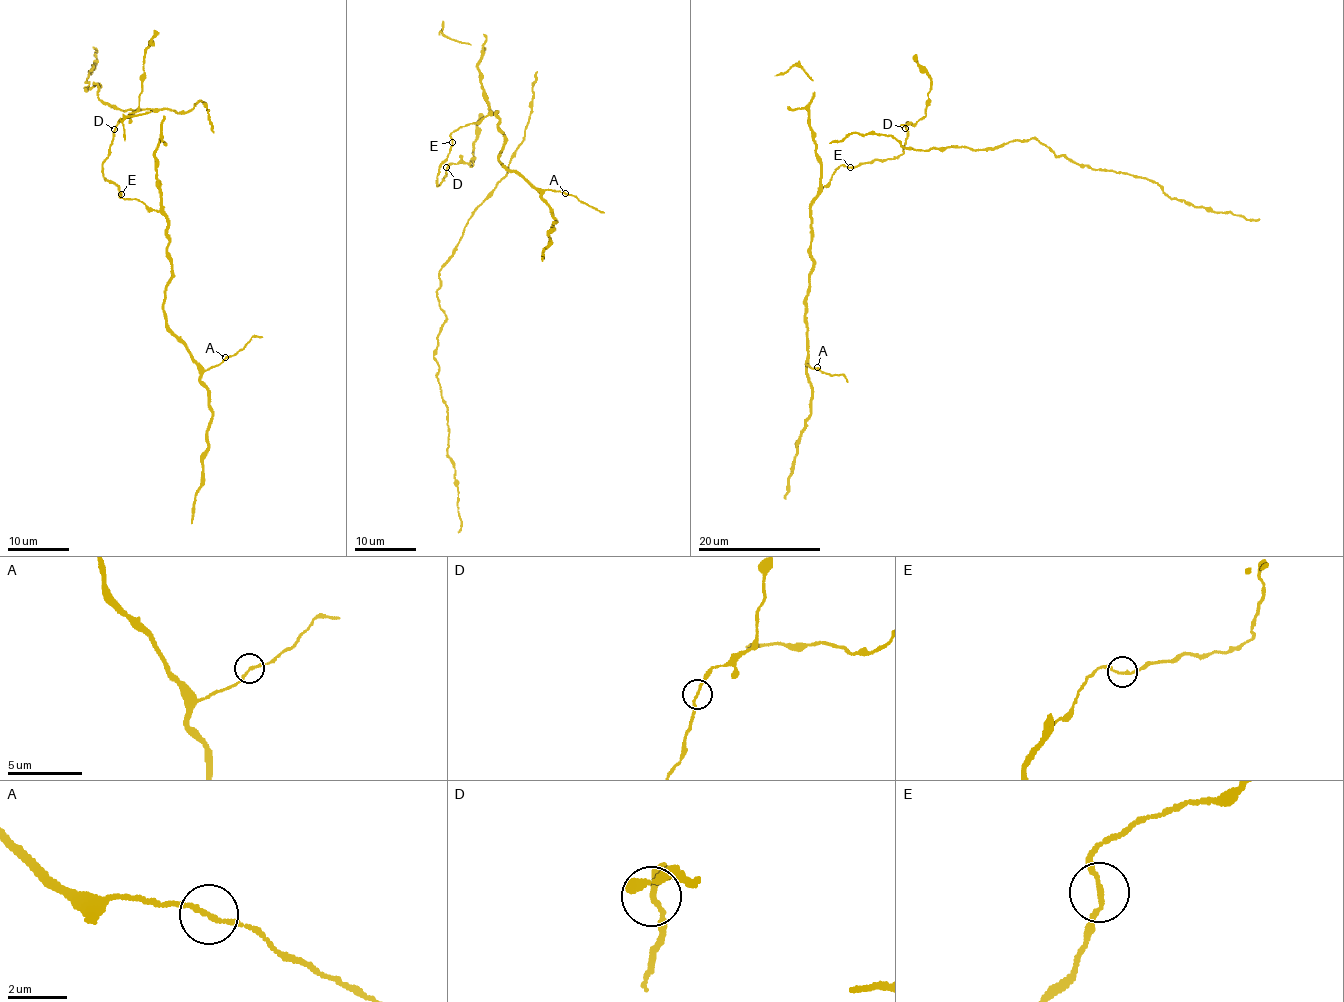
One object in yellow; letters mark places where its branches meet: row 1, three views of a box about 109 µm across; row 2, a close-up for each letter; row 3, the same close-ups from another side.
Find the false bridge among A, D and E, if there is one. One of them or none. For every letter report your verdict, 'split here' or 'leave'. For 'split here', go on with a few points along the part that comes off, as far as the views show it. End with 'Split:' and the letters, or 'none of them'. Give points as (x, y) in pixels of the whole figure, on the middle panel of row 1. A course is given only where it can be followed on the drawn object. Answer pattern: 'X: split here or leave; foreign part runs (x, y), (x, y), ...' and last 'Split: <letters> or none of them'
A: leave
D: leave
E: leave
Split: none of them

